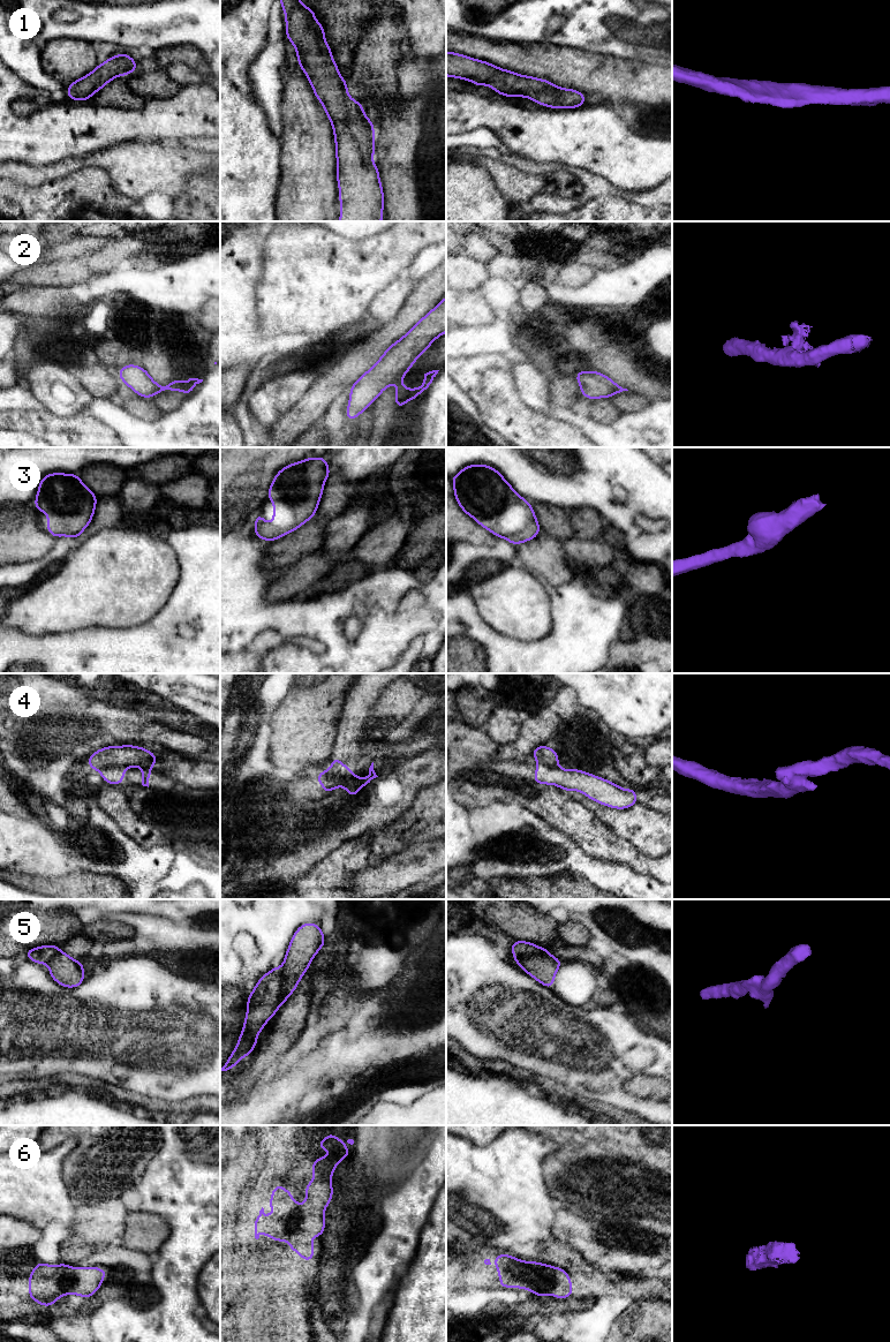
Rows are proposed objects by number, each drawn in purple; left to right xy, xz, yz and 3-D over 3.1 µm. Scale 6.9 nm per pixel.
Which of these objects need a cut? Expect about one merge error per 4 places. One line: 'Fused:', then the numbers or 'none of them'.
Fused: 2, 4, 5

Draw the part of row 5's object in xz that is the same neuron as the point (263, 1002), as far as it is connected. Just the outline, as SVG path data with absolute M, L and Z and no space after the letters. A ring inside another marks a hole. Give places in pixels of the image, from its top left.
M282 966L266 972L256 983L247 1000L242 1033L235 1049L220 1069L220 1075L232 1070L242 1057L248 1057L257 1045L257 1036L265 1024L276 1016L281 1001Z

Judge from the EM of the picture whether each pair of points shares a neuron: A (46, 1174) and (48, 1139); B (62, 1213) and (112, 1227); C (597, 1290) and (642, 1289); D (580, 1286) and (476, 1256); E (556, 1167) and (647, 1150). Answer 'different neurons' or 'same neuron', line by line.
A: different neurons
B: different neurons
C: same neuron
D: same neuron
E: same neuron

